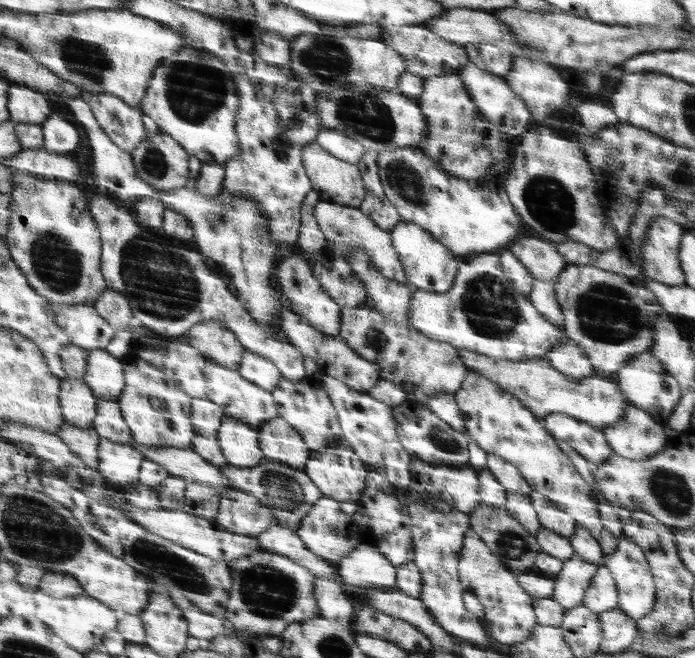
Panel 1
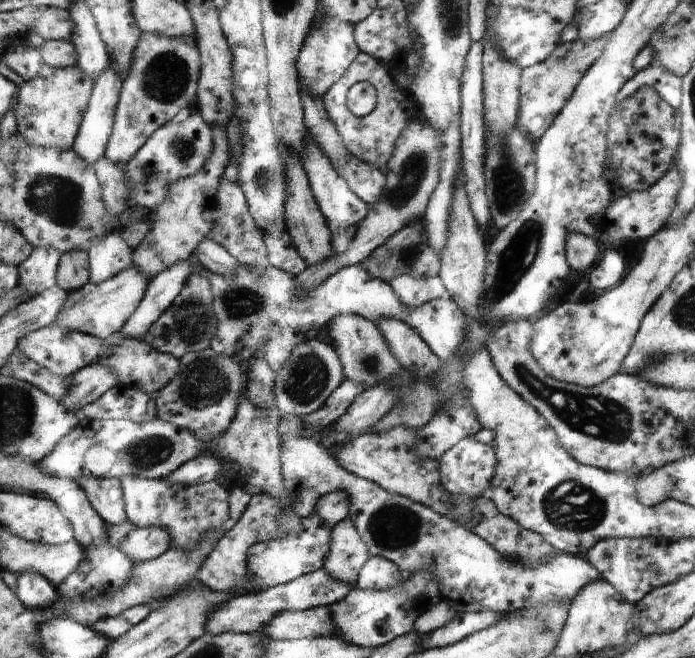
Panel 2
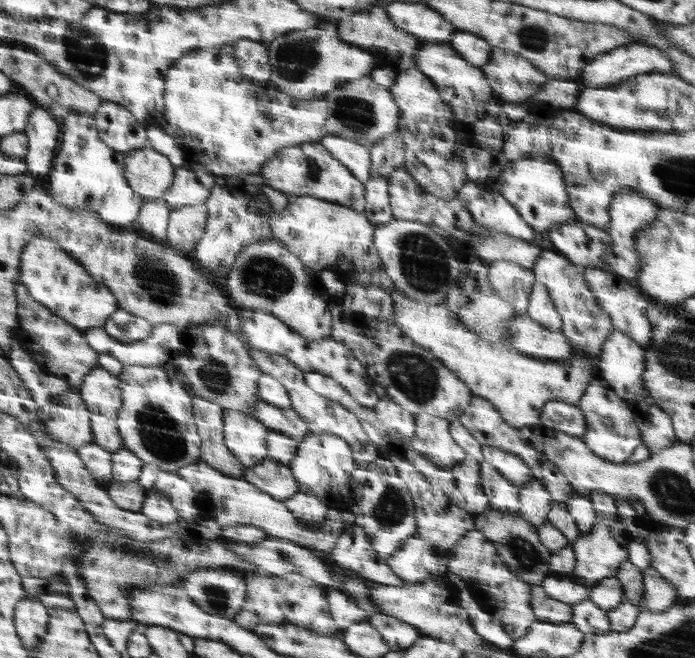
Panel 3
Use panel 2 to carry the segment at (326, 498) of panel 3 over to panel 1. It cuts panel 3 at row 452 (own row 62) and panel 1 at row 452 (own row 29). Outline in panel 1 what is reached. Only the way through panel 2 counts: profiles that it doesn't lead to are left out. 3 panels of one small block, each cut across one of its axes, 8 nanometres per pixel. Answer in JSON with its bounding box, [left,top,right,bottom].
[304,444,366,502]

